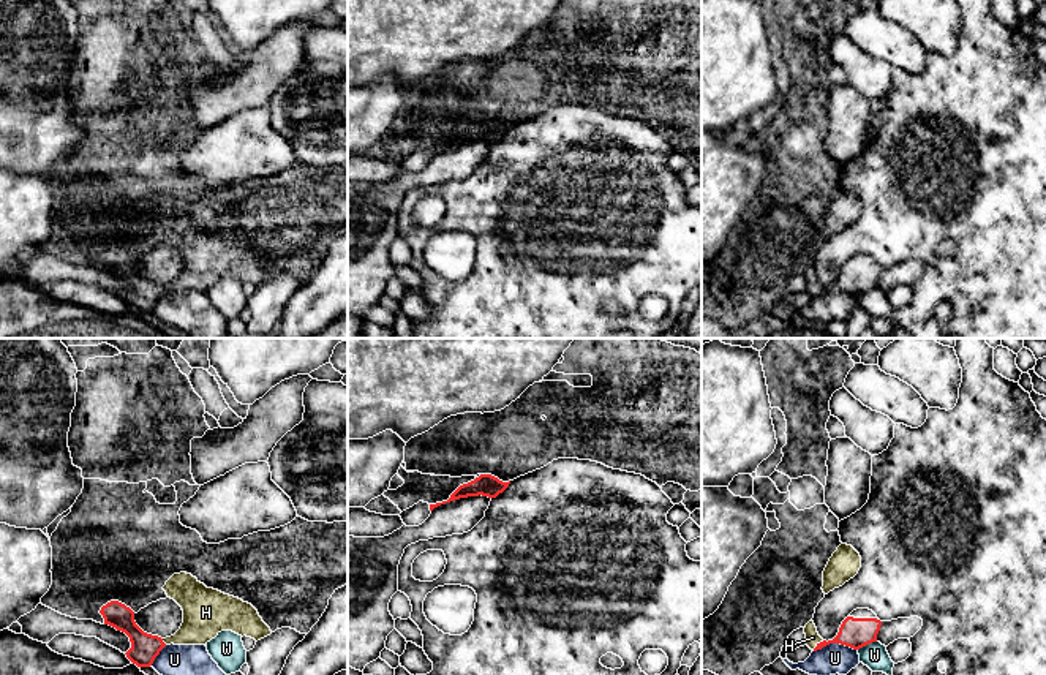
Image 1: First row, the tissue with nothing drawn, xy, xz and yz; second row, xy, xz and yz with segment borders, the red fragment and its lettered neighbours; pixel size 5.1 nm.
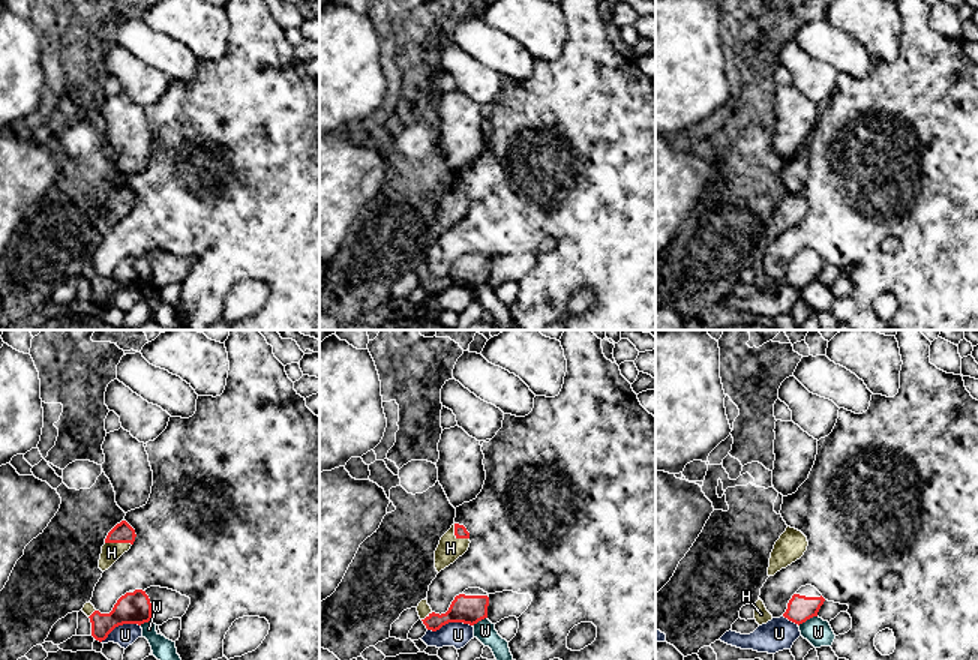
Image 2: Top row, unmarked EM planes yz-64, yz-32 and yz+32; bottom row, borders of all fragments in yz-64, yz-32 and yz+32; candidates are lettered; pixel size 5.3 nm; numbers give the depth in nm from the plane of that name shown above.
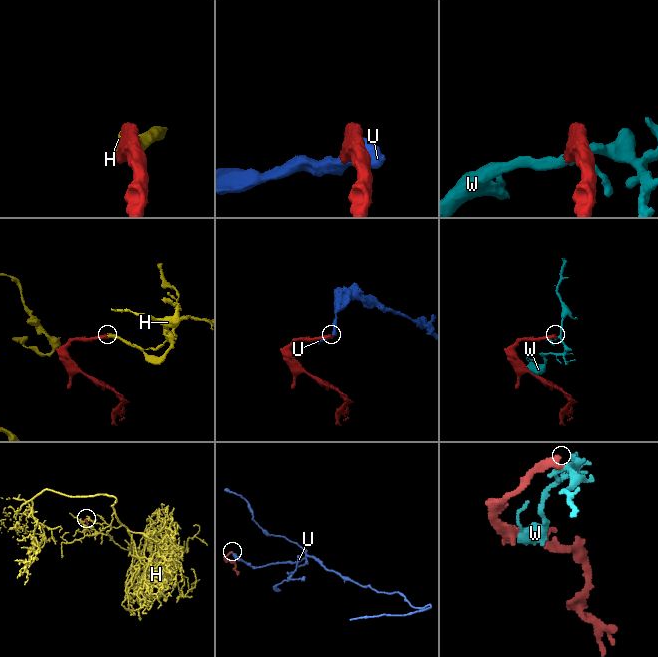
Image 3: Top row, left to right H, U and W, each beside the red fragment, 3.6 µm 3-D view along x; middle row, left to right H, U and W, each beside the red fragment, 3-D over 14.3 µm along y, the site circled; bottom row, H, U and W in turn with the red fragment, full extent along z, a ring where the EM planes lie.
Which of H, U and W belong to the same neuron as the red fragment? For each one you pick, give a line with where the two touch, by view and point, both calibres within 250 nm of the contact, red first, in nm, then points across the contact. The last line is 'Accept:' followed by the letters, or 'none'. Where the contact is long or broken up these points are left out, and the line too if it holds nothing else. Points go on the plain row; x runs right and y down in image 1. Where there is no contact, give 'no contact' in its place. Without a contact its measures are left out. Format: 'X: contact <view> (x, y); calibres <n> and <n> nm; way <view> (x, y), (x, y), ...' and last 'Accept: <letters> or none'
H: contact yz (817, 291); calibres 160 and 70 nm
Accept: H

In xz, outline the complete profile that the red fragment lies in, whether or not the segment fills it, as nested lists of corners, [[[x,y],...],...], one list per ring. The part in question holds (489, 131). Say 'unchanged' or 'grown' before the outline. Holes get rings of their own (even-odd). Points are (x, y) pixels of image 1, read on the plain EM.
unchanged; [[[480,120],[479,123],[476,123],[474,126],[460,131],[447,147],[442,149],[436,149],[436,150],[430,150],[430,156],[433,156],[435,153],[460,145],[460,144],[468,144],[468,142],[488,142],[488,144],[496,144],[499,139],[502,139],[507,133],[509,128],[502,128],[498,123],[491,122],[491,120]]]

